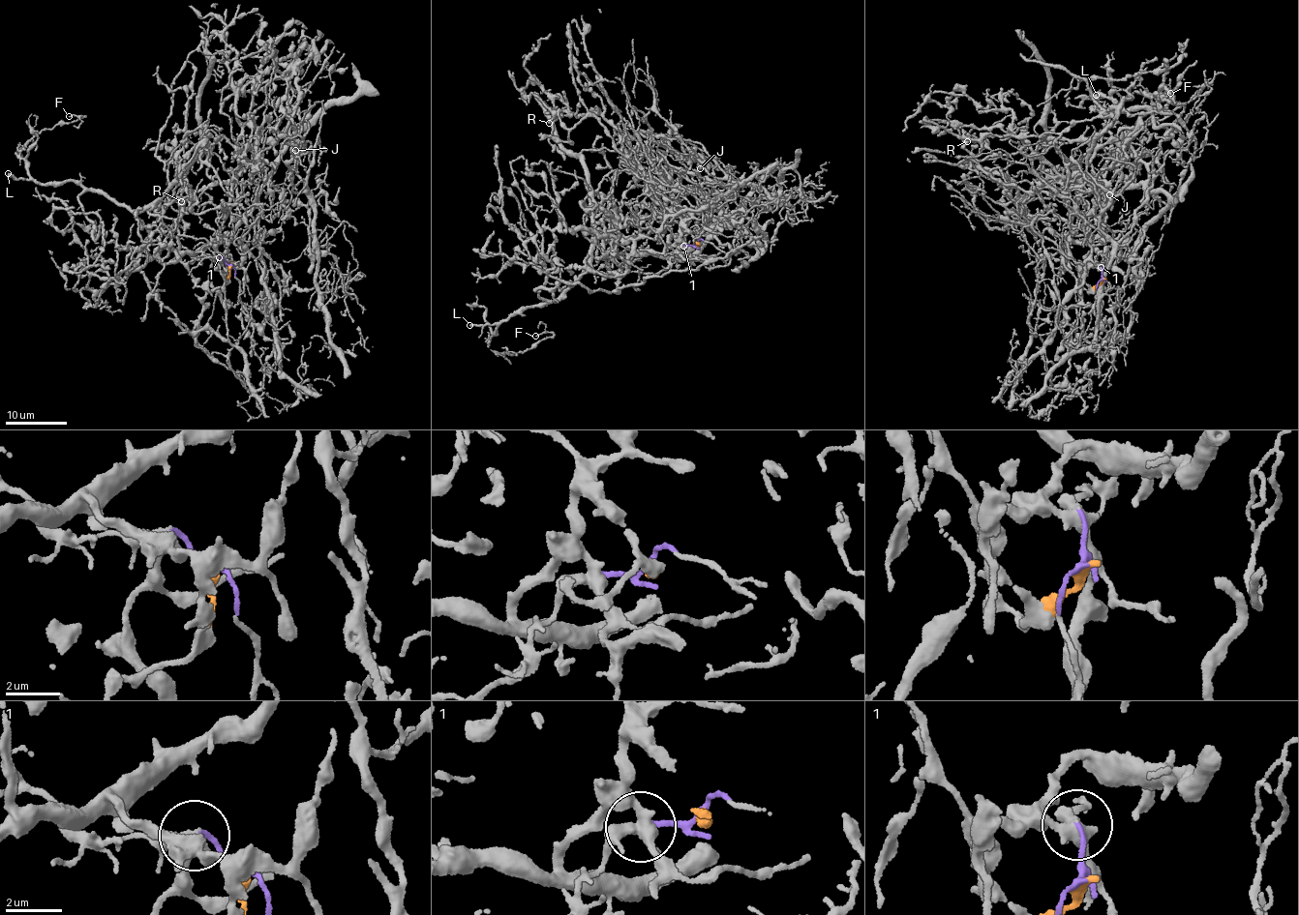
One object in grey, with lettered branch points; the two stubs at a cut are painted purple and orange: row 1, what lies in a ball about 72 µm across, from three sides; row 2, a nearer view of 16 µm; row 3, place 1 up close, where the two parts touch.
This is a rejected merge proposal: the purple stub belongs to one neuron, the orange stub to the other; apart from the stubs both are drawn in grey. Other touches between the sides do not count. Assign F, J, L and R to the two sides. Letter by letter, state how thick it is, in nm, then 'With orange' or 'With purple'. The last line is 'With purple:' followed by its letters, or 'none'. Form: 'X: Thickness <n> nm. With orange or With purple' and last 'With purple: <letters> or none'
F: Thickness 100 nm. With purple
J: Thickness 160 nm. With orange
L: Thickness 280 nm. With purple
R: Thickness 180 nm. With orange
With purple: F, L

